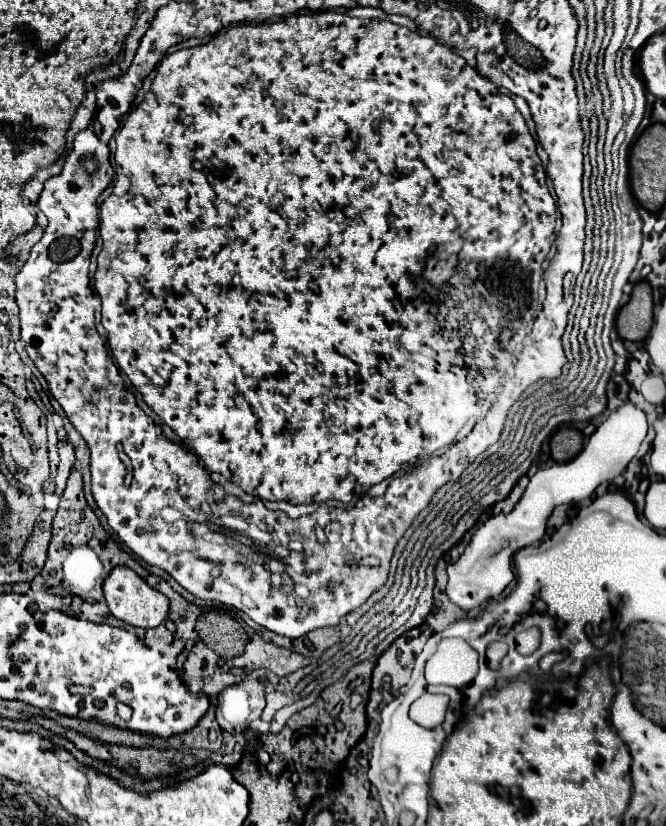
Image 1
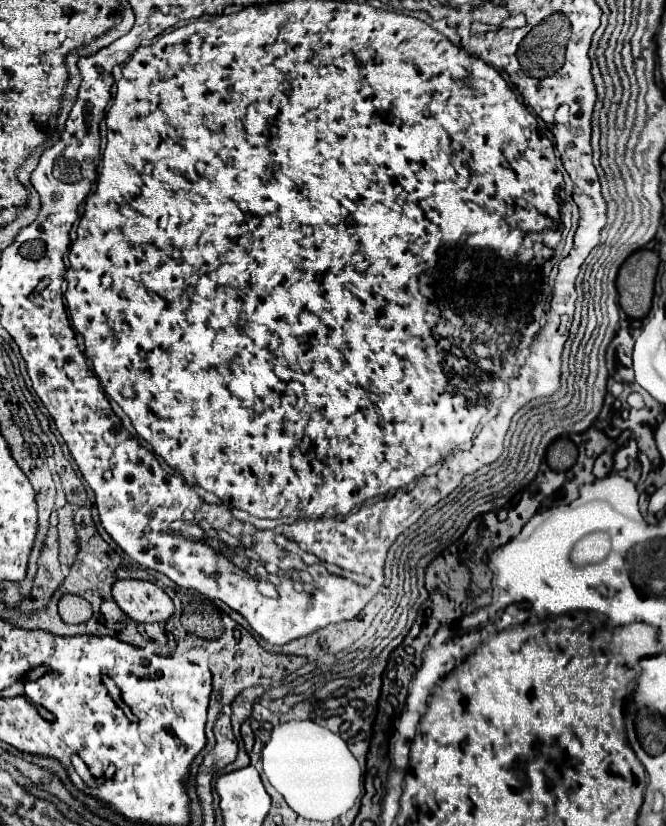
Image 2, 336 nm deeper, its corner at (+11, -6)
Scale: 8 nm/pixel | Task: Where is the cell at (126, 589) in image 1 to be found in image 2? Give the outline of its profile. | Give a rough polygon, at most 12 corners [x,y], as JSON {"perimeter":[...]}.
{"perimeter":[[123,579],[111,591],[135,623],[165,623],[173,601],[155,583]]}

